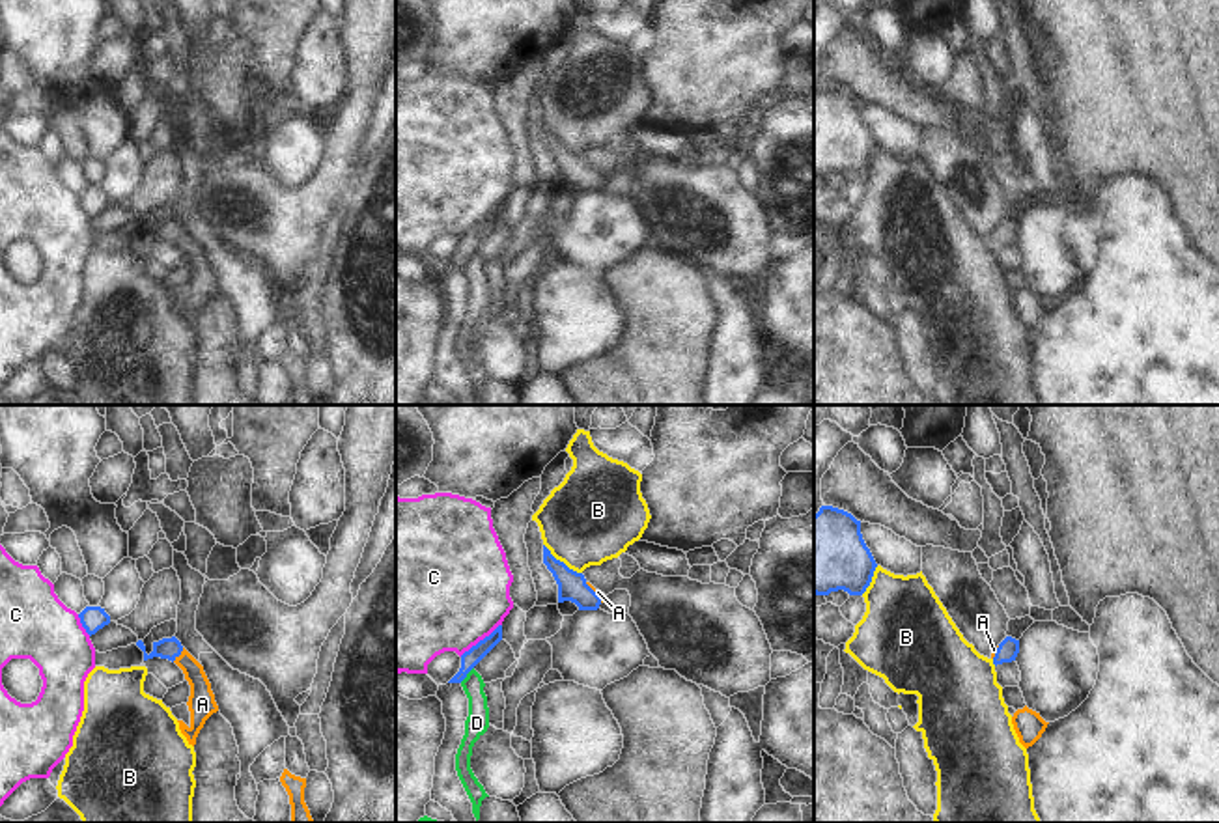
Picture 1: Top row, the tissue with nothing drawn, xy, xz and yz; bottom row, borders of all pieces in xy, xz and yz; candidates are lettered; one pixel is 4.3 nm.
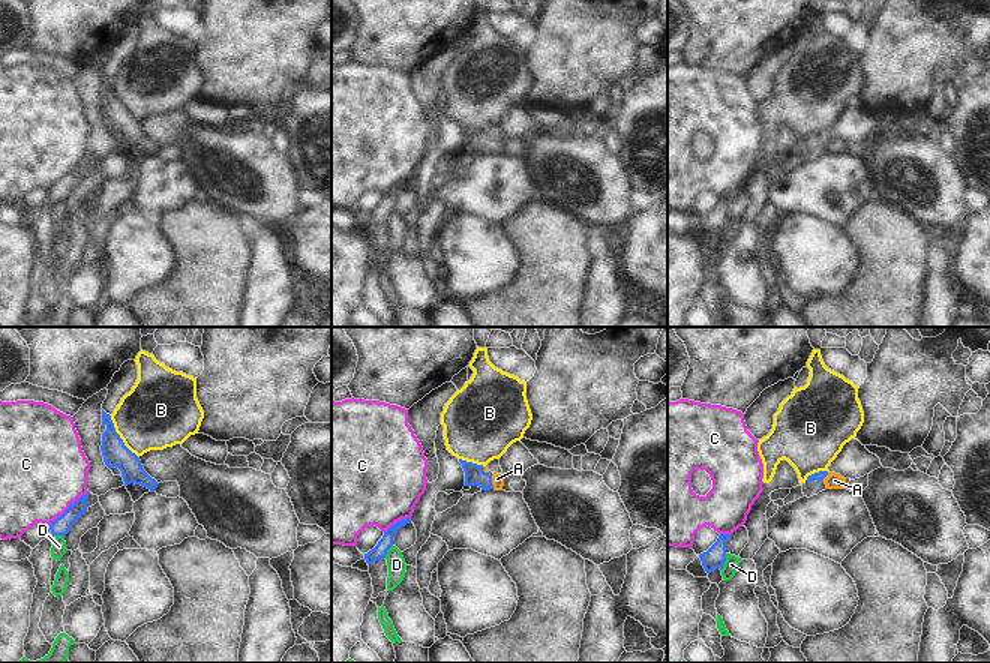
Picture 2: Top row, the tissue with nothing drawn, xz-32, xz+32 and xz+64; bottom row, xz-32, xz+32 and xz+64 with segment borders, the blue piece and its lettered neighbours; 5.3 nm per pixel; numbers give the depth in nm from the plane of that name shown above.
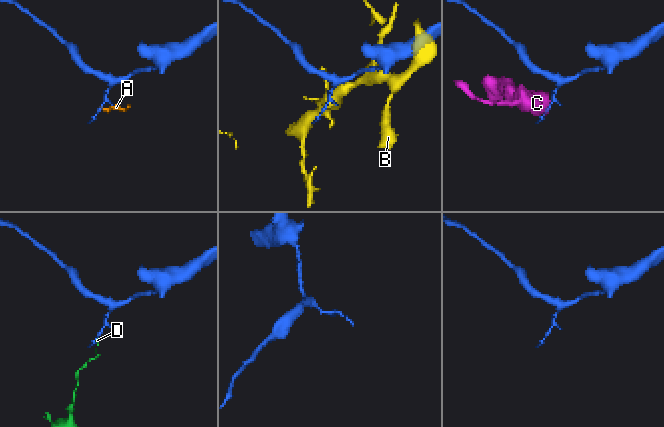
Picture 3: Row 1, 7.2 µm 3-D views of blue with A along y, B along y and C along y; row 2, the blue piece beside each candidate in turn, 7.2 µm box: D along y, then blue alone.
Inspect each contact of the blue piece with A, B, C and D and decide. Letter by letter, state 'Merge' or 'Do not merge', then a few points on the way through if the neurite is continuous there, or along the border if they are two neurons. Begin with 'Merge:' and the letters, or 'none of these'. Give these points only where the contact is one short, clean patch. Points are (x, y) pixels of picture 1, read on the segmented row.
Merge: A
A: Merge. Path across: xy (168, 648), (178, 655), (193, 670), (202, 704)
B: Do not merge
C: Do not merge
D: Do not merge. Boundary: xz (473, 667), (460, 682).

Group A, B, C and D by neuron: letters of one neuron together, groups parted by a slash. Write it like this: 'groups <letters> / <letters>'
groups A / B / C / D

